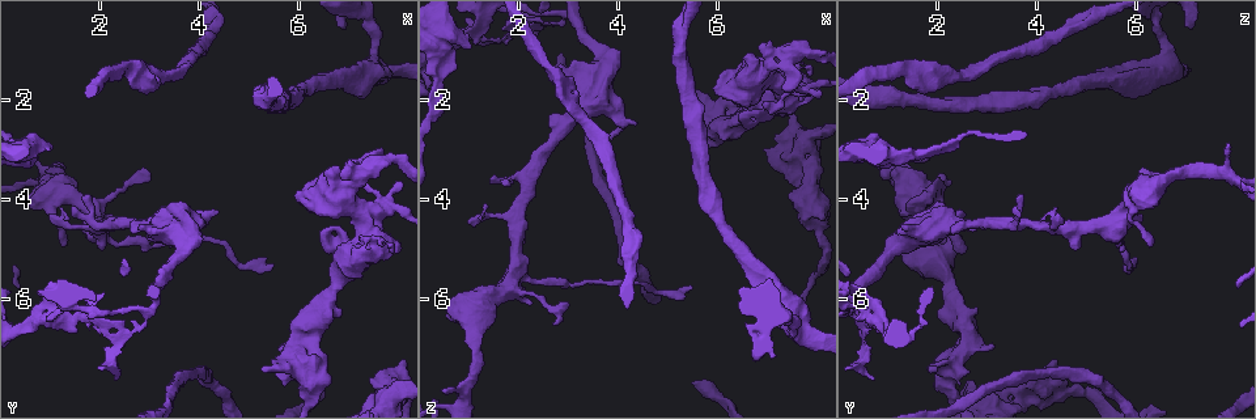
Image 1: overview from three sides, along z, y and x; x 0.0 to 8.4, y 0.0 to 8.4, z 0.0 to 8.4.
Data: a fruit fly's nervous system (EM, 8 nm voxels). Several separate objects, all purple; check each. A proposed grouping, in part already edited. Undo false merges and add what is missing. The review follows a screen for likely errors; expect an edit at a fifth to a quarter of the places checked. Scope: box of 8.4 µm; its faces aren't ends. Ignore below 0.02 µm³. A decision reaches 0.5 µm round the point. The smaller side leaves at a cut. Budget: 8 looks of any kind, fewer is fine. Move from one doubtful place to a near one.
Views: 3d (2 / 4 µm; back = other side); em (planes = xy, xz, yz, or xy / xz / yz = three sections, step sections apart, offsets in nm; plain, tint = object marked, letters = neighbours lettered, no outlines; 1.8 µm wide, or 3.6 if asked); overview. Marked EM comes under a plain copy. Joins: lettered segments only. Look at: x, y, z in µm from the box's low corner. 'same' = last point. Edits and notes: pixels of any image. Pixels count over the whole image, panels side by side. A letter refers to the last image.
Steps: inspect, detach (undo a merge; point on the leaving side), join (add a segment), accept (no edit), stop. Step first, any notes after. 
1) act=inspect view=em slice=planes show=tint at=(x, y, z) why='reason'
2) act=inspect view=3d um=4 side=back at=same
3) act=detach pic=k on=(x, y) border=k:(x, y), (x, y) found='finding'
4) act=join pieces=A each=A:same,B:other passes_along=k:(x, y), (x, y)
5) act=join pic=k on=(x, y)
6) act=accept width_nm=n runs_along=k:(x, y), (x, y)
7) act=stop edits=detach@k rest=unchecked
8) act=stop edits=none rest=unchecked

act=inspect view=3d um=4 at=(6.95, 4.95, 2.30) why='thick turns thin'

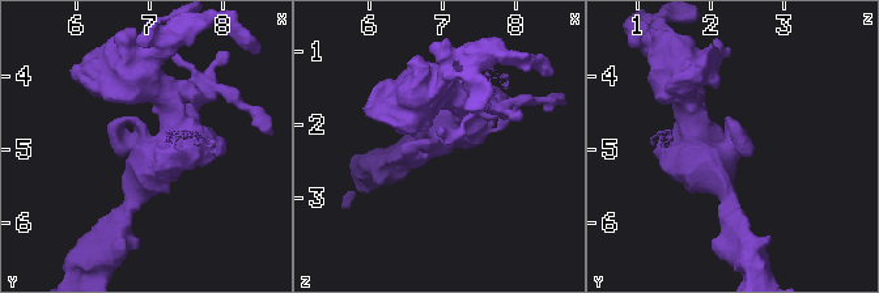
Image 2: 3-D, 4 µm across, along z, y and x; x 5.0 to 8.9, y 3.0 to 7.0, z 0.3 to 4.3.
act=inspect view=em um=3.6 slice=planes show=letters at=(6.95, 4.95, 2.35)

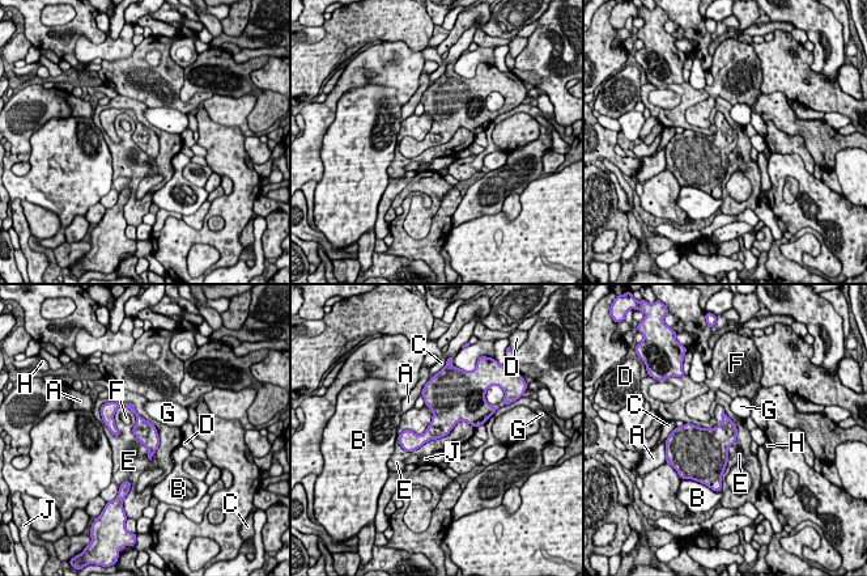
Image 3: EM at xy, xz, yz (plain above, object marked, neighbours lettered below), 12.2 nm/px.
act=accept each=A:other,B:other,C:other,D:other,E:other,F:other,G:other,H:other,J:other border=3:(475, 427), (396, 440) found='one cell here'

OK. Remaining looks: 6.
act=inspect view=em slice=planes show=letters at=(7.40, 3.25, 1.10) why='abrupt turn'

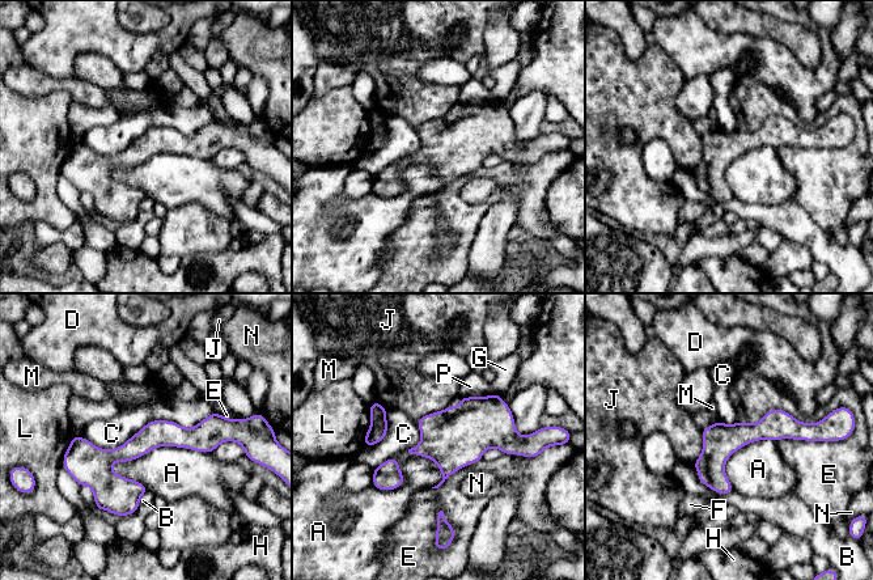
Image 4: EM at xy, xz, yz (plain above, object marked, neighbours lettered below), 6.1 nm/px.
act=accept each=A:other,B:other,C:other,D:other,E:other,F:other,G:other,H:other,J:other,L:other,M:other,N:other,P:other runs_along=4:(224, 434), (68, 454) found='one cell here'

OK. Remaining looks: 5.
act=inspect view=3d um=2 at=(1.05, 2.95, 0.90) why='an open end'

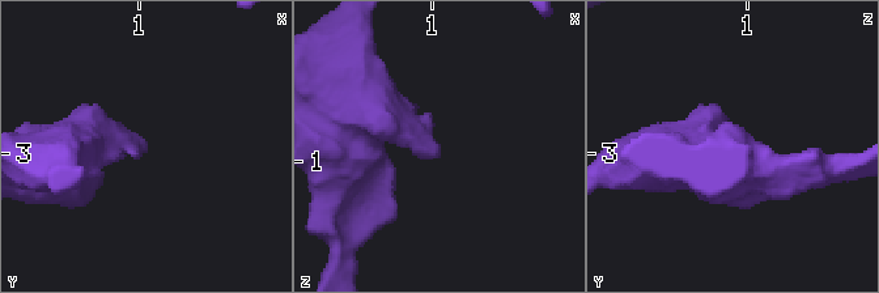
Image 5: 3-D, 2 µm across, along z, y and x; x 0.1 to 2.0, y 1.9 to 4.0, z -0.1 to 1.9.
act=inspect view=em slice=planes show=letters at=(1.04, 2.96, 0.94)

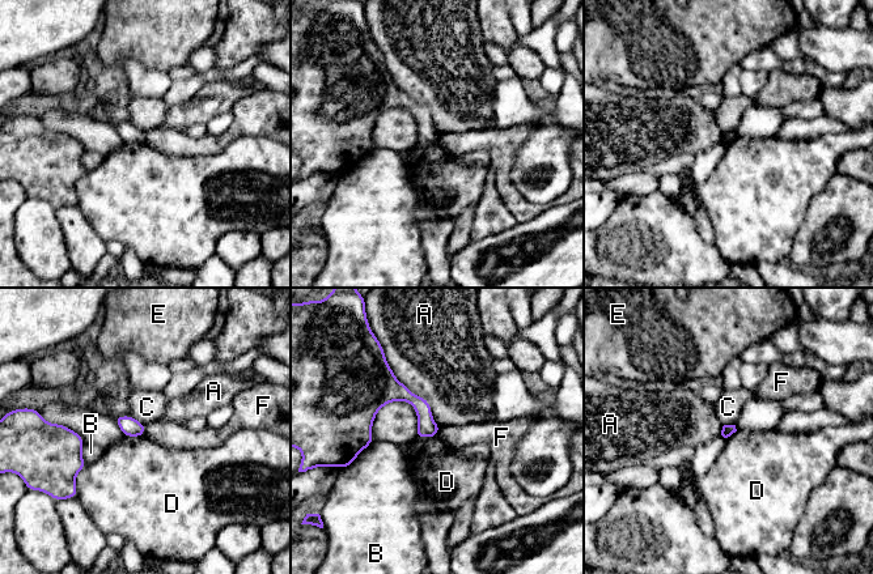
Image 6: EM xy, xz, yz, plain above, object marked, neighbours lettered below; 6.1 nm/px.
act=accept longest_contact=A:550nm each=A:other,B:other,C:other,D:other,E:other,F:other border=6:(87, 464), (76, 476), (76, 494) found='none of them fits'

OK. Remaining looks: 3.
act=stop edits=none rest=unchecked

